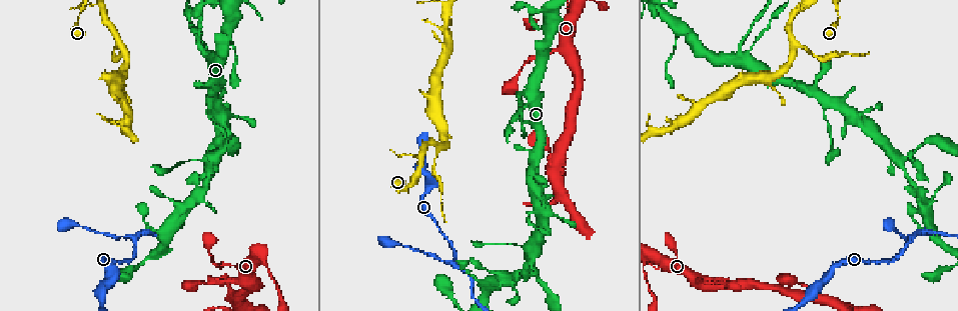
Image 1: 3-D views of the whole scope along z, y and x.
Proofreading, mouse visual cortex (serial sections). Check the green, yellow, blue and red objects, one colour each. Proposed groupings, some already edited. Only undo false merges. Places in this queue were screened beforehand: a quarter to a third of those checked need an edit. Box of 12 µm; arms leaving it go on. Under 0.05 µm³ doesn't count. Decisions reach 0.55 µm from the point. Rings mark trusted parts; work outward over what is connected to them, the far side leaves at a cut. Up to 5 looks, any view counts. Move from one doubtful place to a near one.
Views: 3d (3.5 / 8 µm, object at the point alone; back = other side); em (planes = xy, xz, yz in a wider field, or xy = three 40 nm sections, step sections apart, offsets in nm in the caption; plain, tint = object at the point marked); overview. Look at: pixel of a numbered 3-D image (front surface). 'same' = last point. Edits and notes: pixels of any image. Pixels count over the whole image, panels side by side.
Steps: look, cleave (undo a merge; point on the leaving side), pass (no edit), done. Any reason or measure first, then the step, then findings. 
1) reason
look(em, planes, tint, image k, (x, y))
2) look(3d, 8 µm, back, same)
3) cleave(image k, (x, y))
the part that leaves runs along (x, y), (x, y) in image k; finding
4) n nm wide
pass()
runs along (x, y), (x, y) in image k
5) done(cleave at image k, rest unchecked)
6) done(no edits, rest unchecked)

look(3d, 8 µm, image 1, (437, 148))

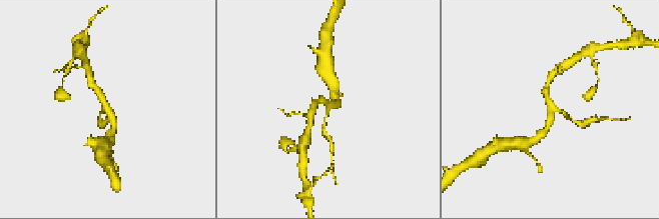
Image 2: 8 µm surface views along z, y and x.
look(3d, 3.5 µm, image 2, (549, 104))

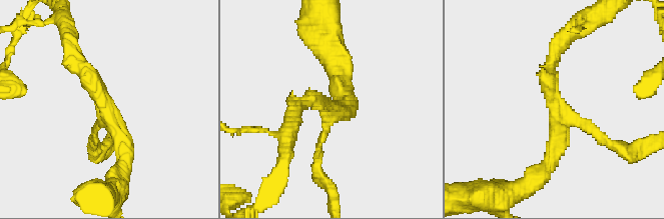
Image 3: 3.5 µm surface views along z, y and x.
3 arms; arms of 100, 250, 300 nm
look(em, xy, step 2, tint, image 3, (557, 107))

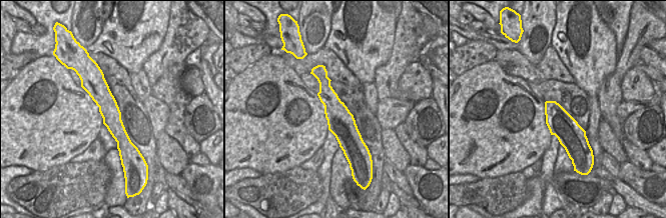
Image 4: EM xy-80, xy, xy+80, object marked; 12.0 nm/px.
cleave(image 3, (321, 175))
the part that leaves runs along (323, 137), (317, 173), (333, 203) in image 3; two cells meet here

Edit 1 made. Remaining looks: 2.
branch point
look(3d, 3.5 µm, image 1, (456, 264))

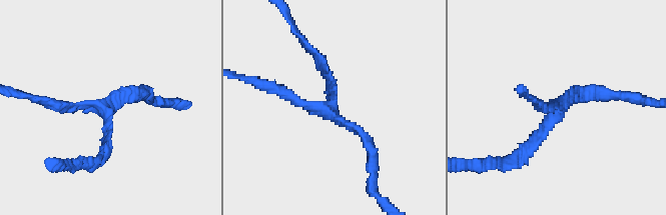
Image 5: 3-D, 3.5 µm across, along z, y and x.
3 arms; arms of 150, 150, 200 nm
look(em, planes, tint, image 5, (106, 112))

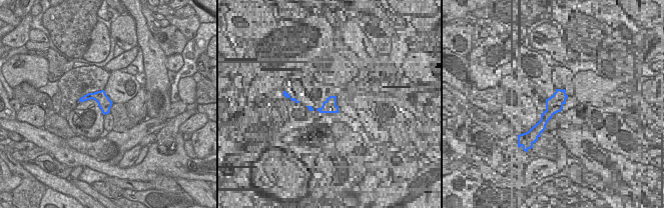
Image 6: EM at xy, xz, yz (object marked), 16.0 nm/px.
pass()
runs along (97, 159), (107, 113), (45, 101) in image 5; all the same cell

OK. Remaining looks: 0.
done(cleave at image 3, rest unchecked)

